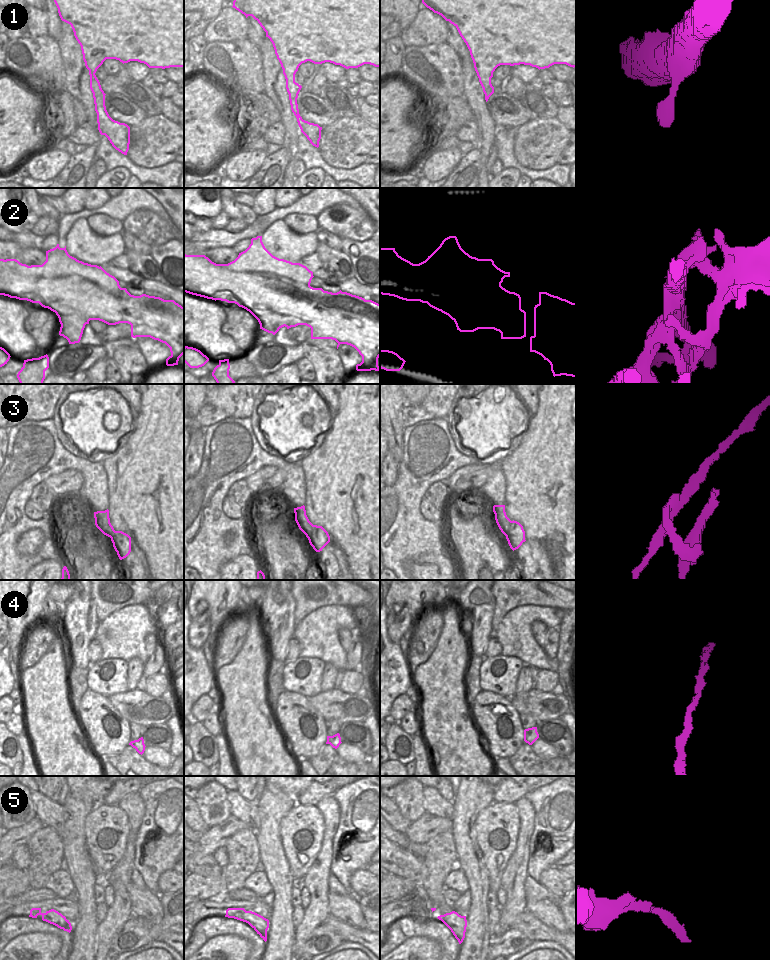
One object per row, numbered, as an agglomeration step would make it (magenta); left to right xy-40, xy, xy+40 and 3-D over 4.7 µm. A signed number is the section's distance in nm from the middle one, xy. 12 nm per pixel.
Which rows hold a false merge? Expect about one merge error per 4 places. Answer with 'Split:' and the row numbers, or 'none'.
Split: 2, 3

